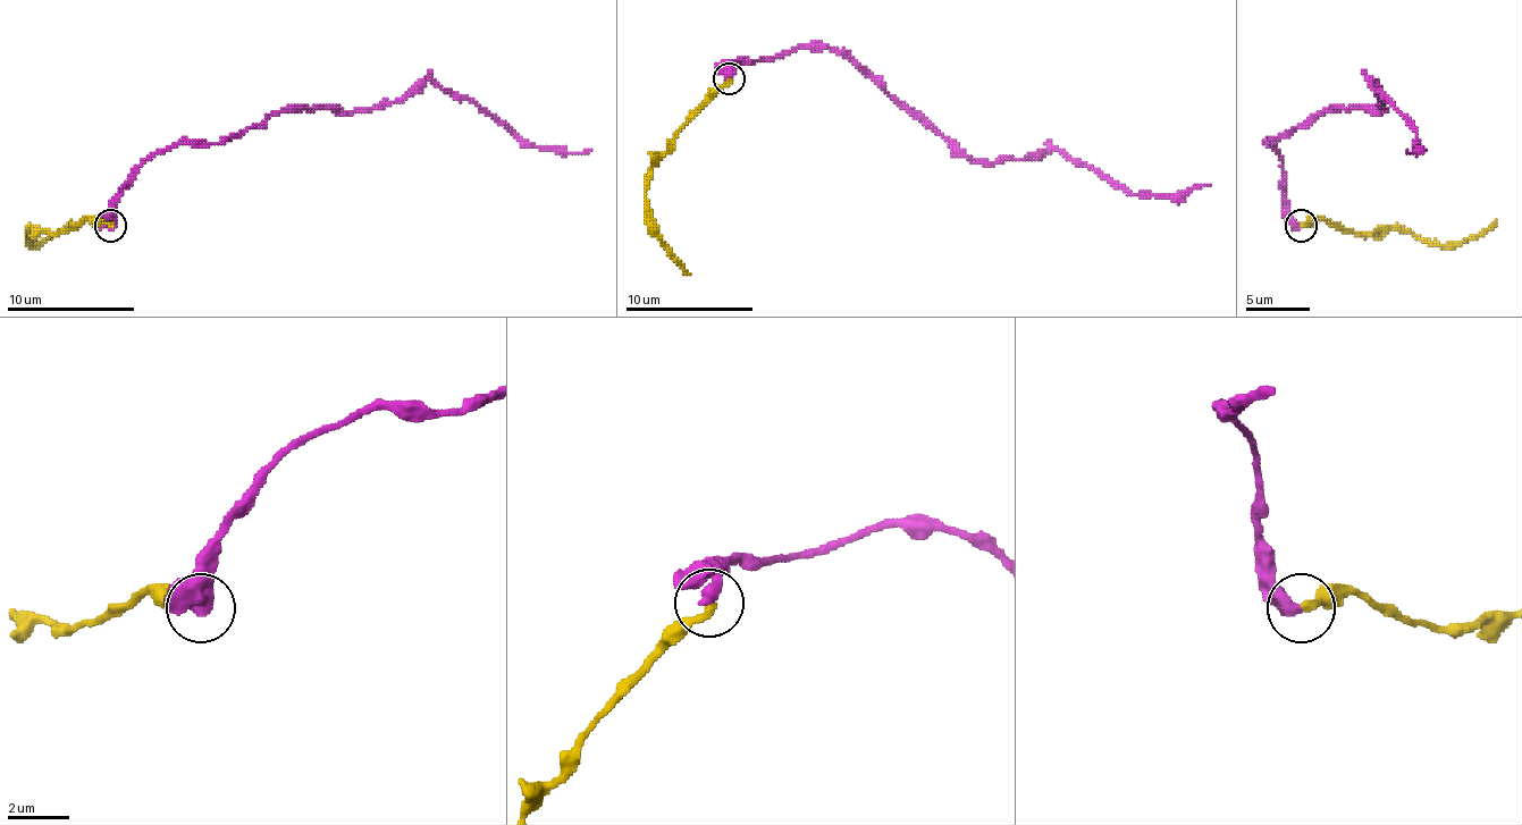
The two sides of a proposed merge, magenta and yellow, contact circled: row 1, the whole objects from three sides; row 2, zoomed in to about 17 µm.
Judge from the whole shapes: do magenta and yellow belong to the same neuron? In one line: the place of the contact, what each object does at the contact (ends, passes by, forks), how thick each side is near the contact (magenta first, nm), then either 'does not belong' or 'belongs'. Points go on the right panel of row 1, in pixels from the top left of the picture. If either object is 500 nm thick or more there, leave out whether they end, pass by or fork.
place (1301, 226); magenta ends; yellow ends; calibres 460 and 260 nm; does not belong

